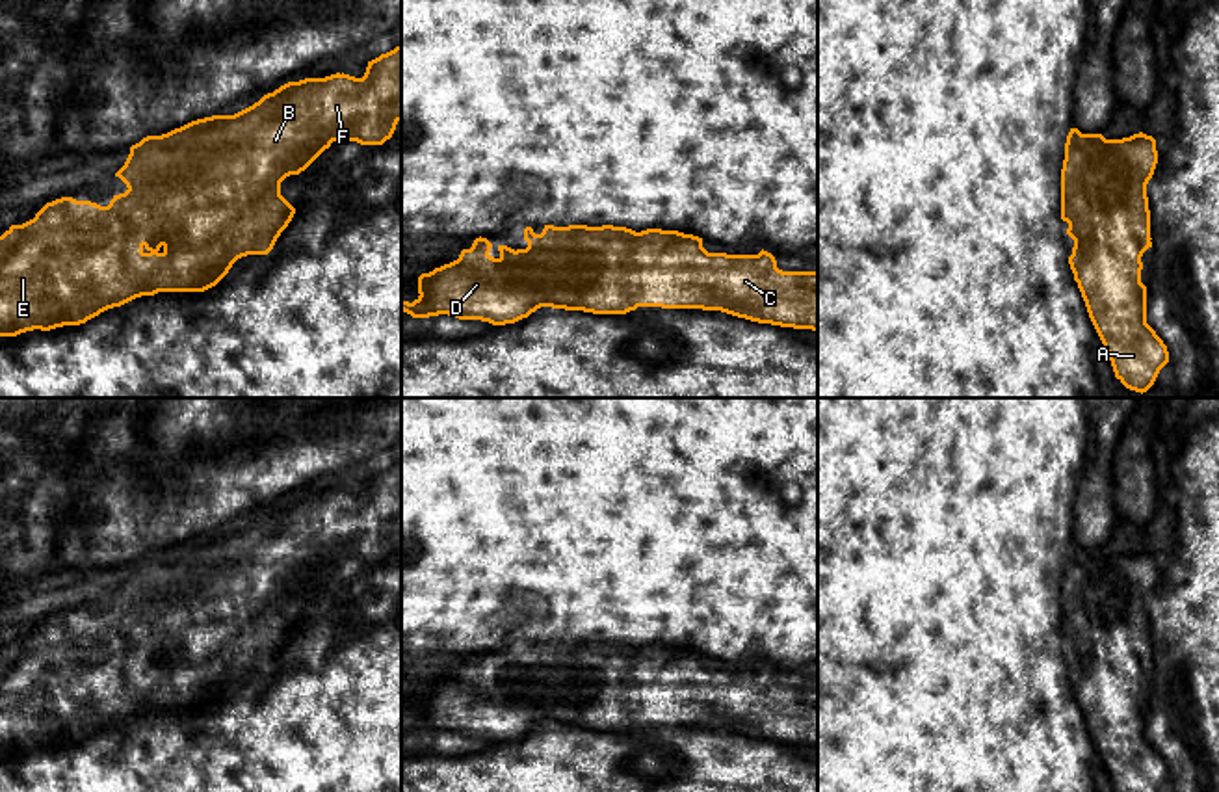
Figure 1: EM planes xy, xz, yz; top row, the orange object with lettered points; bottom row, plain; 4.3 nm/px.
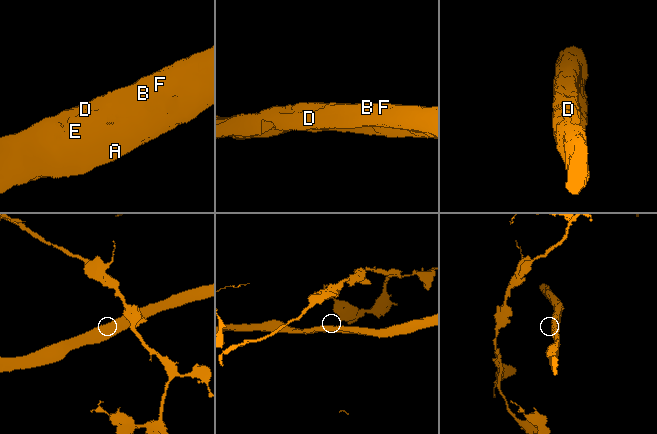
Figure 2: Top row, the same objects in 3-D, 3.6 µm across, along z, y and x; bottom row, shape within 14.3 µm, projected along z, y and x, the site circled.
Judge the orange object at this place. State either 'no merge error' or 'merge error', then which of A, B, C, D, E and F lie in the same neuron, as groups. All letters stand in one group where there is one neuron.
no merge error; A B C D E F

